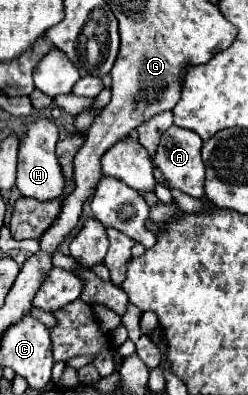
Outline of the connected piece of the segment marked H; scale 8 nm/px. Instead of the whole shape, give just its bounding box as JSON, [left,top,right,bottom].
[16,119,66,201]

